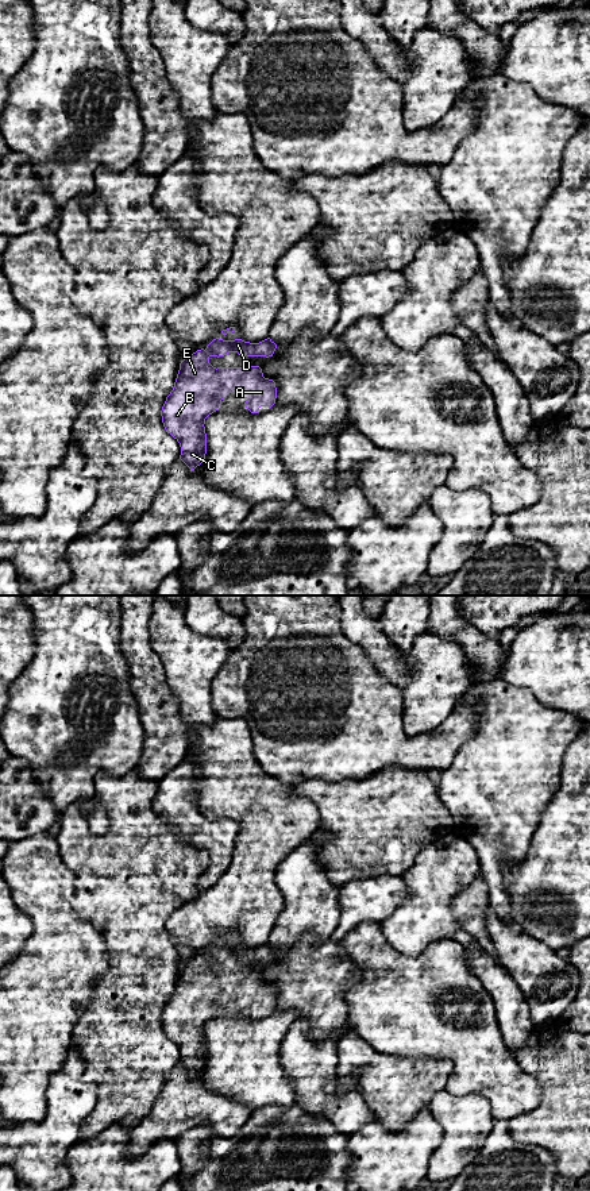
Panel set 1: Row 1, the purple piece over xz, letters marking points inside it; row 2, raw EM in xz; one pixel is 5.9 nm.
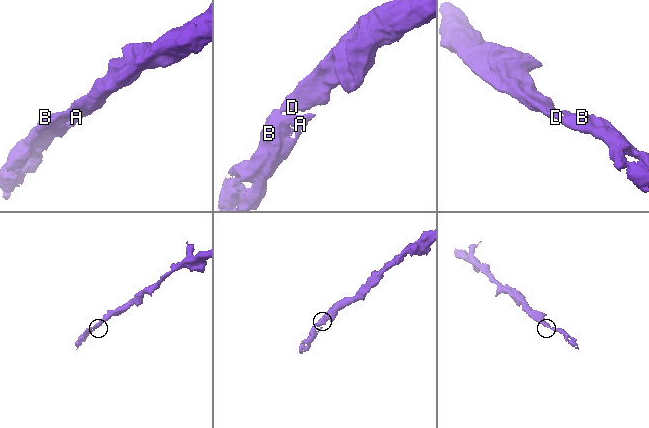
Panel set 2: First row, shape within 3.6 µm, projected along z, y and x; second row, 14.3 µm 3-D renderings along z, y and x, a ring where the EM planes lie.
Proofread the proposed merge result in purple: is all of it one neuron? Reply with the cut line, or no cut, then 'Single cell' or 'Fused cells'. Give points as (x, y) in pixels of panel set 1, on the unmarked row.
No split. Single cell

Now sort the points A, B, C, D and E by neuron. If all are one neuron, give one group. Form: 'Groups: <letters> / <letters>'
Groups: A B C D E

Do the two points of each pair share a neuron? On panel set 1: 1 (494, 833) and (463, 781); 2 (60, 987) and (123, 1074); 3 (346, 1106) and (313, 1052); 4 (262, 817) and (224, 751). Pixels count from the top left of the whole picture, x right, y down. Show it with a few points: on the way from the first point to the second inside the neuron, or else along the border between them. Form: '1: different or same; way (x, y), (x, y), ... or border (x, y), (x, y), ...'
1: same; way (494, 820), (494, 812), (477, 794)
2: different; border (93, 986), (91, 1001), (74, 1025), (70, 1040)
3: same; way (330, 1101), (316, 1087), (313, 1068)
4: same; way (254, 801), (228, 775), (227, 767)

